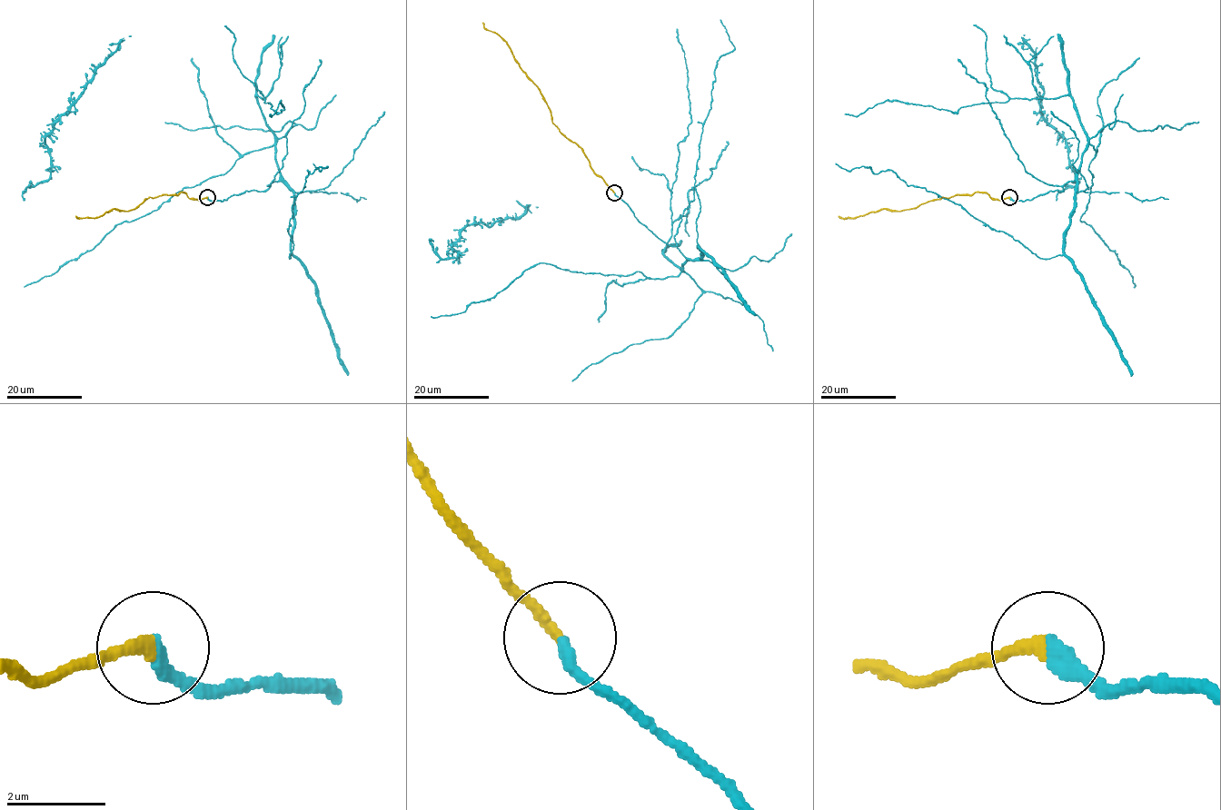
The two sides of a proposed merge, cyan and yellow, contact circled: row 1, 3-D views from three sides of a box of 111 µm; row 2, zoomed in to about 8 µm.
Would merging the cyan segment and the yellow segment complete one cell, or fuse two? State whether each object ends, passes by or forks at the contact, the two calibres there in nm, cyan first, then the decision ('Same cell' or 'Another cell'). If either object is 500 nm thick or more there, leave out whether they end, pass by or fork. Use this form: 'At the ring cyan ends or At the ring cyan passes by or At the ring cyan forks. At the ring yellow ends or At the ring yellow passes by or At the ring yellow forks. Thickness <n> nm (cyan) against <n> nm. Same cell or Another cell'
At the ring cyan ends. At the ring yellow ends. Thickness 340 nm (cyan) against 240 nm. Same cell

